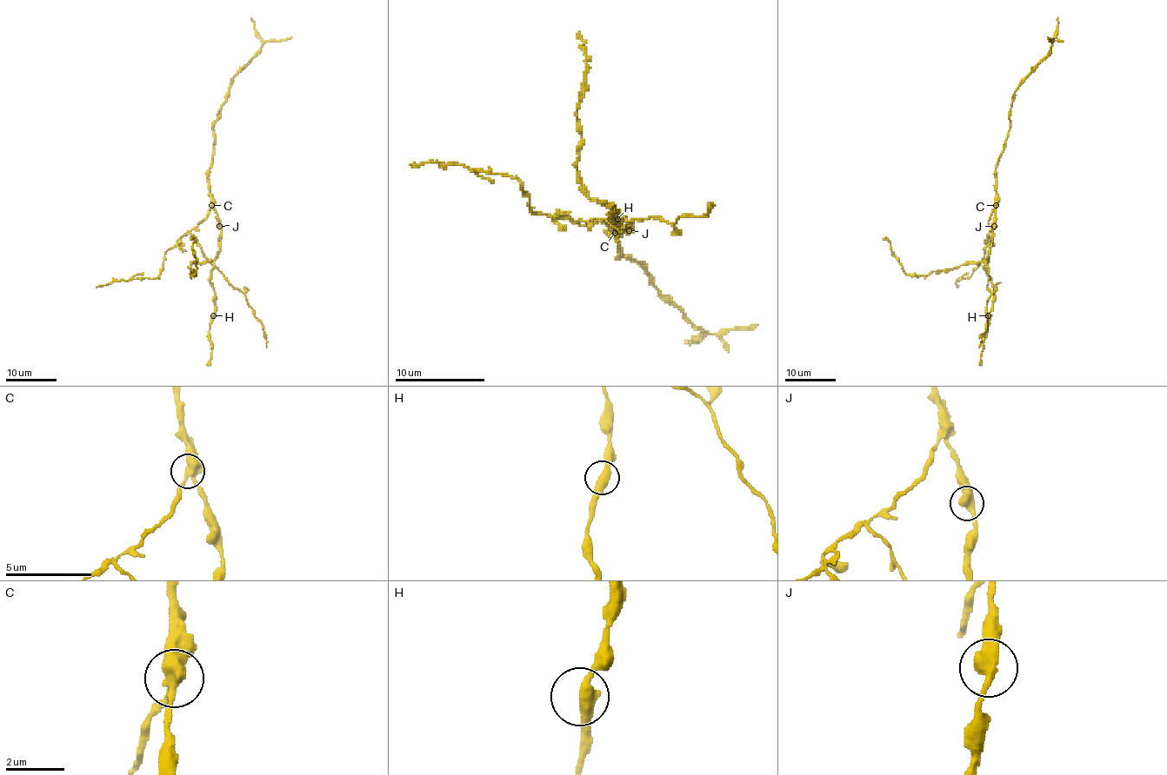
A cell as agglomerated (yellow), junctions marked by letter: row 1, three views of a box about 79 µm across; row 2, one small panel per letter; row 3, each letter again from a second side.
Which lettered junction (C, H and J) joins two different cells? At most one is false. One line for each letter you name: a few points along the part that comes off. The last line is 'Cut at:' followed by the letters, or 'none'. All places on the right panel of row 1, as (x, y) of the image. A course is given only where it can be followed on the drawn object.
C: course (996, 205), (988, 221), (991, 228), (987, 266), (990, 295), (979, 347)
Cut at: C

